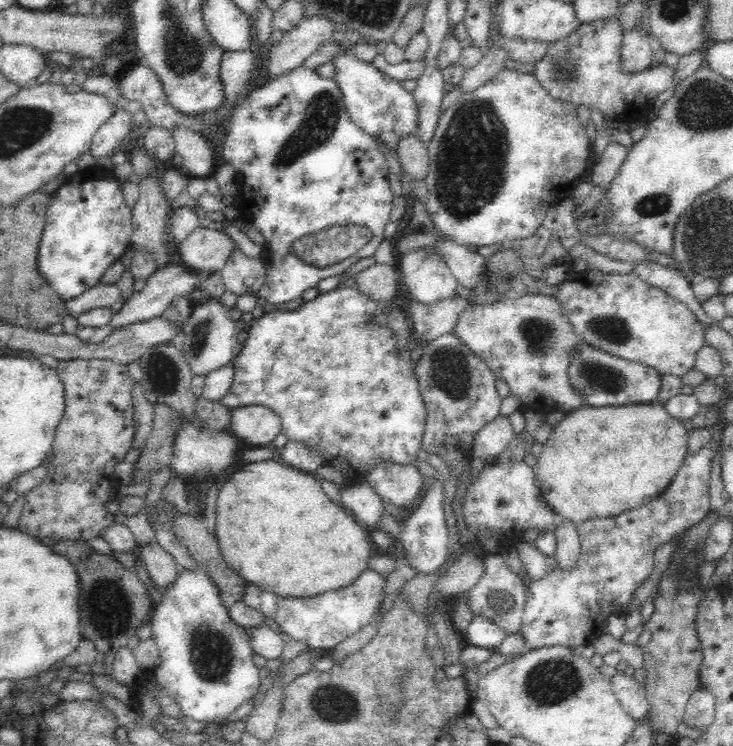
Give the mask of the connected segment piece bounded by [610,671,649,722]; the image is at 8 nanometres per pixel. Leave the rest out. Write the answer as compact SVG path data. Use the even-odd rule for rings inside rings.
M620 671L619 674L614 676L611 679L611 683L616 687L614 688L615 697L618 699L618 702L621 704L621 707L638 722L640 719L646 717L649 712L649 702L645 696L645 686L642 686L640 682L636 681L634 676L626 676L624 672Z

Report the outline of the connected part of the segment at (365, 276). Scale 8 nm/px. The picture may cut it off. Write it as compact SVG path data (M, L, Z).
M376 262L353 278L356 279L356 289L374 302L384 304L395 302L394 296L401 286L399 274L397 266Z

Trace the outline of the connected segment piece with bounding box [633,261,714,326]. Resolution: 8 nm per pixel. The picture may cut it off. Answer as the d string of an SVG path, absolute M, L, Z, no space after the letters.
M642 261L635 266L634 274L649 286L666 291L671 297L688 306L703 326L712 326L712 318L706 314L700 299L694 297L691 284L678 271L660 265L658 262Z

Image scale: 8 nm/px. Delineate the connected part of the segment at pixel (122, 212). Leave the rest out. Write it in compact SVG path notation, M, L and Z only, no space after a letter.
M94 165L79 170L66 178L65 183L51 195L45 213L45 226L38 246L38 269L47 282L65 301L80 296L86 290L99 284L104 273L120 259L131 245L132 208L128 207L122 196L120 182L114 177L112 169Z

